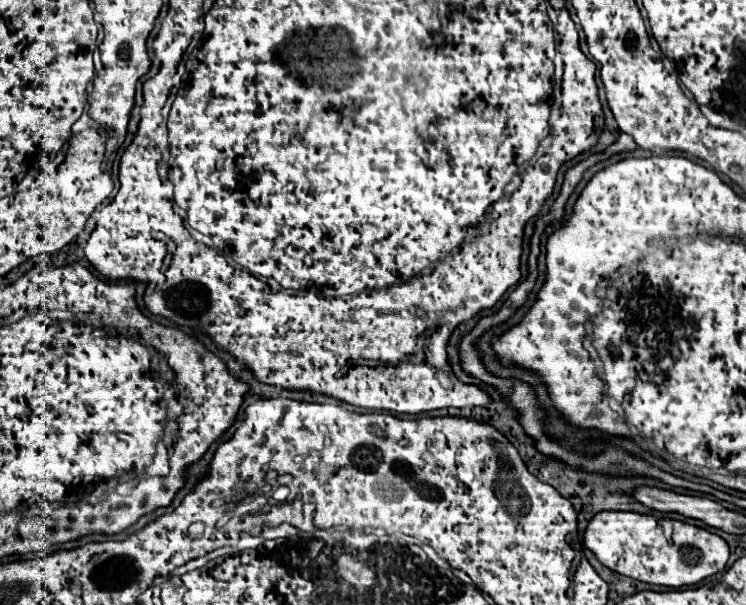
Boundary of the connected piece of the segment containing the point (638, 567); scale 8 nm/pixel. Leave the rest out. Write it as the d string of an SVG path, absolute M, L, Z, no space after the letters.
M597 513L587 525L585 547L591 549L605 567L619 575L673 589L695 585L723 571L729 559L729 547L719 535L683 521L663 519L661 525L653 515L641 513Z

